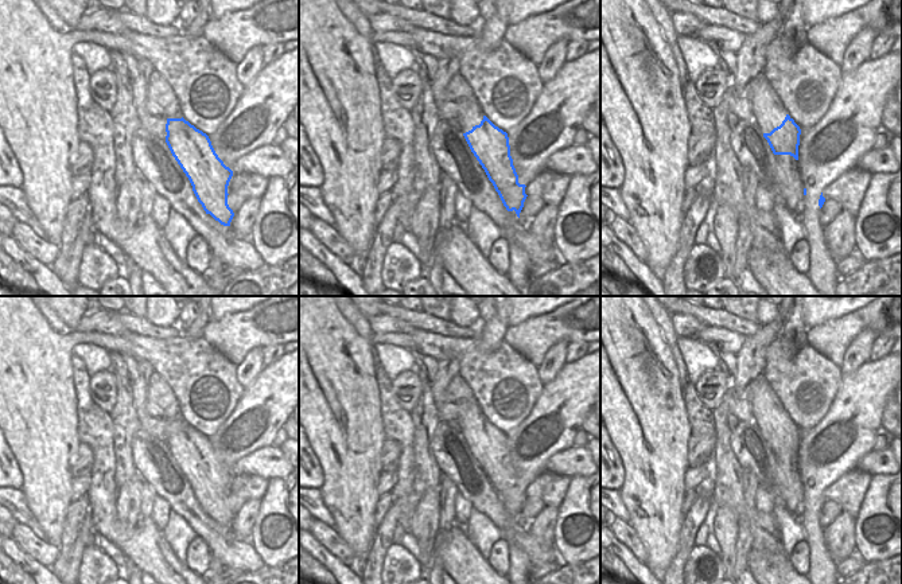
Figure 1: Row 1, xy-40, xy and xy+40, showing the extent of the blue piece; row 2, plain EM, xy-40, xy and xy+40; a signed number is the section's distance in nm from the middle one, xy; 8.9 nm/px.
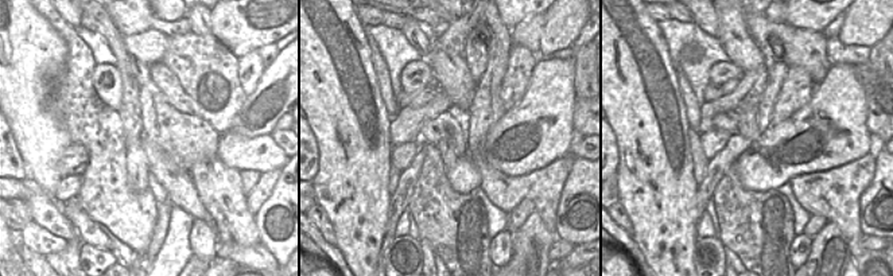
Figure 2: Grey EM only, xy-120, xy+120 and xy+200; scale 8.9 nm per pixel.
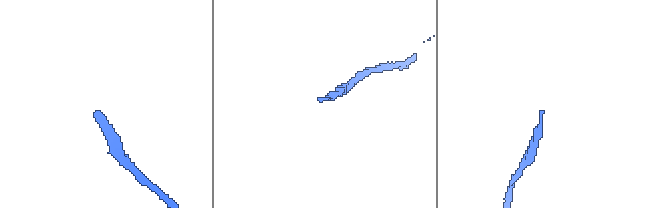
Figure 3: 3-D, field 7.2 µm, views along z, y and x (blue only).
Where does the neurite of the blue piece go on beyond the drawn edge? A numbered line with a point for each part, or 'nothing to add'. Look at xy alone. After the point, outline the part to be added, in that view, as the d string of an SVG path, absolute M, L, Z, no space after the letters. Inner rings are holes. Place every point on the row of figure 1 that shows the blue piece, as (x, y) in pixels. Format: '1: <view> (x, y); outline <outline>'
1: xy (470, 113); outline M475 96L460 98L459 116L456 118L458 128L466 133L483 120L483 110Z

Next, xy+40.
1: xy+40 (768, 111); outline M762 73L747 83L743 96L751 102L753 120L762 133L770 133L785 120L788 110Z

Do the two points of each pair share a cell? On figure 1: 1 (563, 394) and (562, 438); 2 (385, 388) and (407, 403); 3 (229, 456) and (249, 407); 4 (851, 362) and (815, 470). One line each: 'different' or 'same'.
1: same
2: different
3: same
4: different

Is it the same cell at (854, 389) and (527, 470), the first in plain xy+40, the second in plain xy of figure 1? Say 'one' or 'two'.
one

